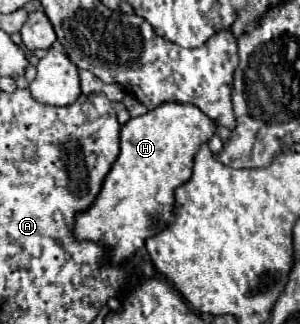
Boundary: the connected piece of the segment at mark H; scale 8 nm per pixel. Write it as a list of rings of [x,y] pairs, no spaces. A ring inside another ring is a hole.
[[[164,103],[130,119],[120,131],[120,155],[106,175],[100,195],[88,211],[76,215],[74,235],[104,245],[114,263],[130,259],[146,237],[174,219],[174,189],[192,177],[194,157],[214,133],[214,121],[196,105]]]

